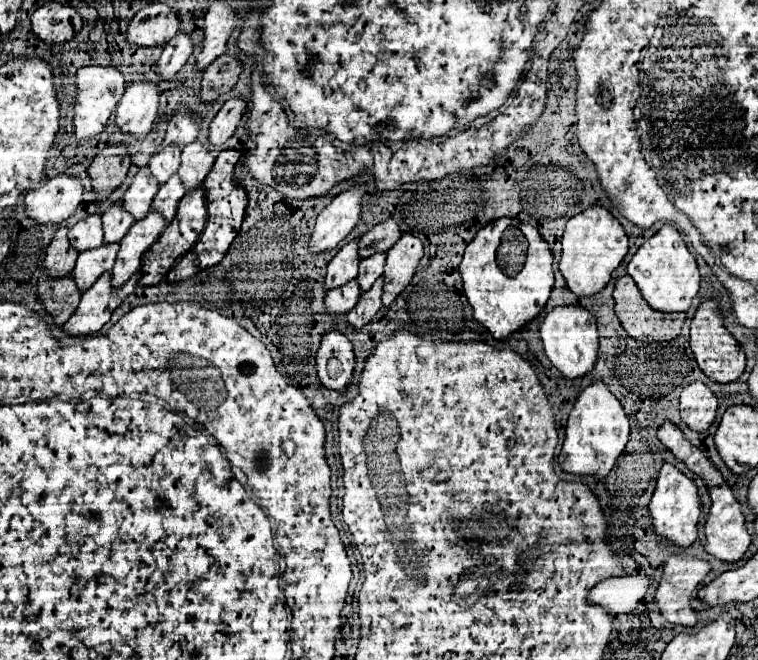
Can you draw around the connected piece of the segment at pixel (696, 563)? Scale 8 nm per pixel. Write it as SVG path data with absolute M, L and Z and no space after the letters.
M672 555L664 565L660 585L654 595L654 603L668 623L680 627L694 627L696 615L690 609L696 587L710 573L710 563L696 557Z

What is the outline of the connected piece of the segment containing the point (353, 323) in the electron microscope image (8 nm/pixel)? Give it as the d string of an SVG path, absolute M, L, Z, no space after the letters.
M382 277L372 285L370 291L362 293L358 303L354 305L354 309L346 315L348 319L348 325L352 329L362 329L366 323L370 323L374 319L374 315L380 311L382 303L380 303L380 297L382 297Z

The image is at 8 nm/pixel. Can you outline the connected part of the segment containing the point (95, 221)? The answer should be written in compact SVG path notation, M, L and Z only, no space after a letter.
M88 215L86 219L78 221L68 231L68 239L70 239L70 245L78 253L100 247L102 245L102 223L100 223L100 215Z

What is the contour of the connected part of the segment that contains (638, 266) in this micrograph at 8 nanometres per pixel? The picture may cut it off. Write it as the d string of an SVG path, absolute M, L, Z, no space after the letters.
M664 225L656 235L652 235L636 251L636 255L628 263L628 275L634 279L634 283L642 291L648 305L662 313L688 311L700 287L700 273L698 273L696 259L684 245L682 235L670 225Z

